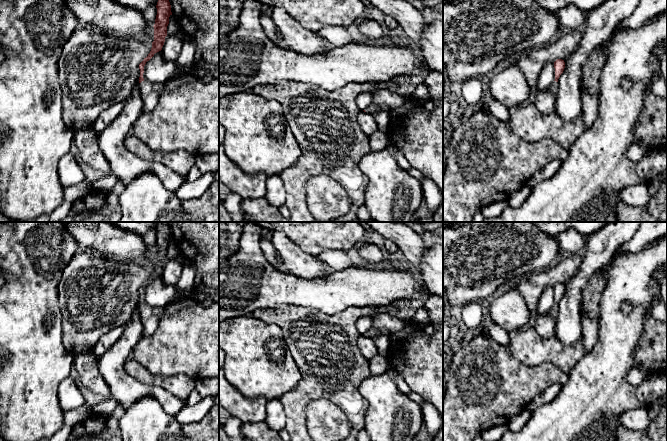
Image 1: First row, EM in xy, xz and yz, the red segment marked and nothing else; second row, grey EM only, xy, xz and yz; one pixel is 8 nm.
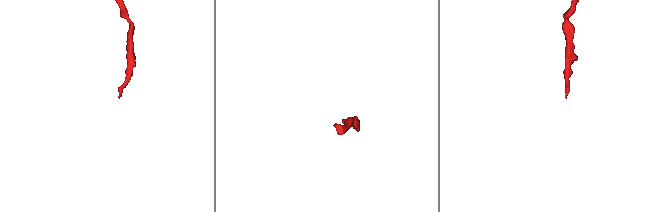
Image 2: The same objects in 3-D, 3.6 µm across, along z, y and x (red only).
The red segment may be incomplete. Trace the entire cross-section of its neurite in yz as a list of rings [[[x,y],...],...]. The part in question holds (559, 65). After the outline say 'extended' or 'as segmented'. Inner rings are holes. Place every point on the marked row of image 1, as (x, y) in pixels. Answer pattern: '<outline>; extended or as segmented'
[[[557,59],[554,62],[554,68],[555,80],[551,84],[551,86],[546,90],[536,89],[536,97],[534,100],[534,104],[542,114],[551,114],[555,111],[555,101],[558,92],[558,79],[565,68],[564,60]]]; extended

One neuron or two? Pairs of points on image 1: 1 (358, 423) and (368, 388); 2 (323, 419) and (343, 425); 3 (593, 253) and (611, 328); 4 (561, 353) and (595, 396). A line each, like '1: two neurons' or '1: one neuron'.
1: two neurons
2: one neuron
3: two neurons
4: two neurons

